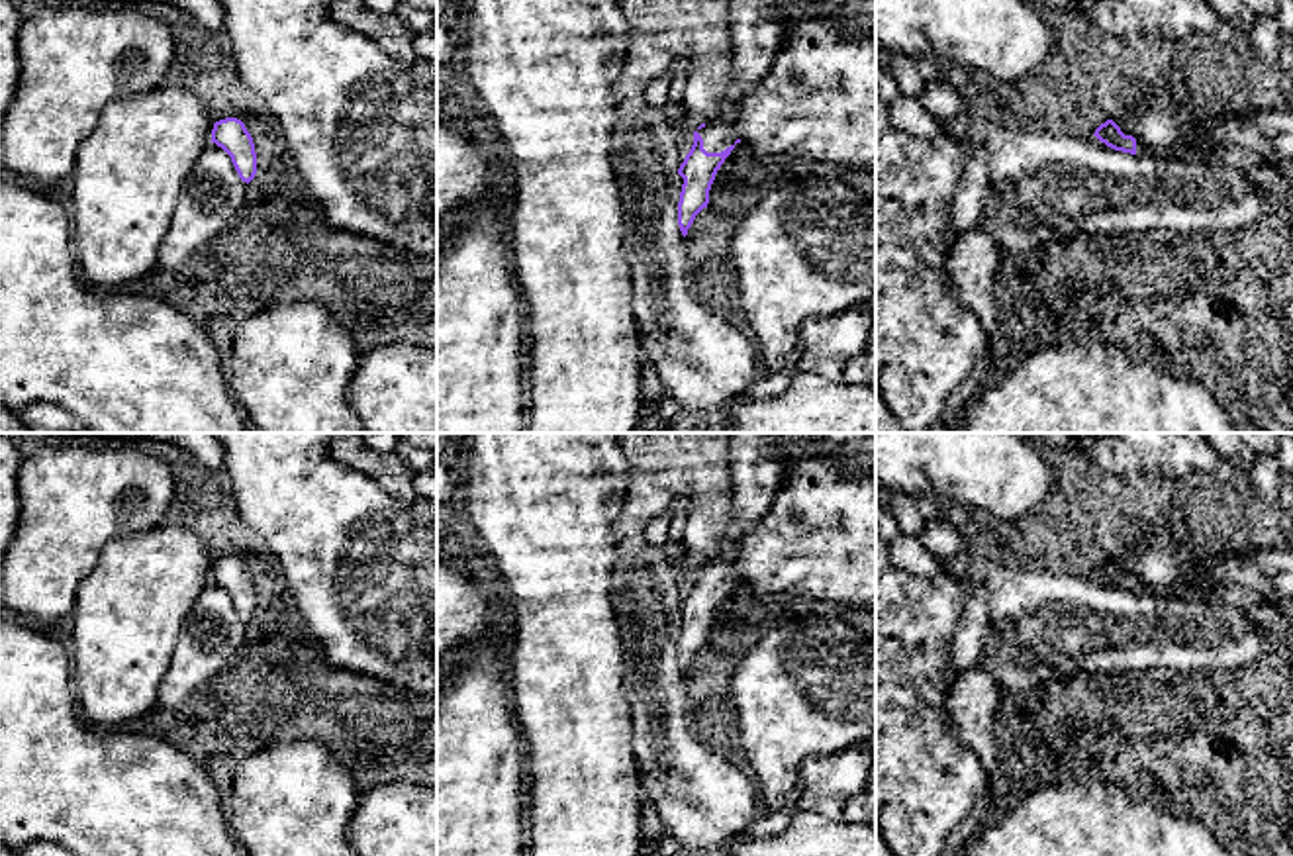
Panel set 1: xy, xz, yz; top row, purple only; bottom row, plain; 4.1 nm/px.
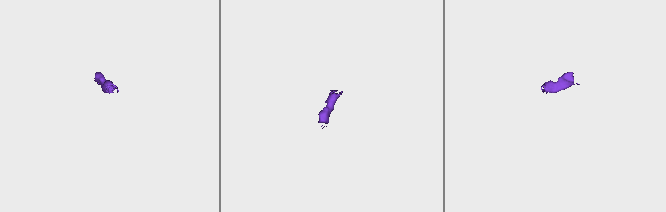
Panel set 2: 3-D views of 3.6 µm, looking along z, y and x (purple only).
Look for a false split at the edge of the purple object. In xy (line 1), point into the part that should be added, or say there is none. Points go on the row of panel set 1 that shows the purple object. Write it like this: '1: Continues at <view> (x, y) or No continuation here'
1: No continuation here

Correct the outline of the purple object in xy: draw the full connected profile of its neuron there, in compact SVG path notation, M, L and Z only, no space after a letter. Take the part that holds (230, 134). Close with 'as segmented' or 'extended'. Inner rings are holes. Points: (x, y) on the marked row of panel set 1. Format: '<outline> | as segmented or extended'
M225 118L214 123L212 143L221 147L243 182L251 182L257 174L257 153L251 133L237 118Z | as segmented

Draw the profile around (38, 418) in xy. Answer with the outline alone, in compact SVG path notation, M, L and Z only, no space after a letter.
M31 404L18 417L27 433L90 433L76 415L53 404Z

